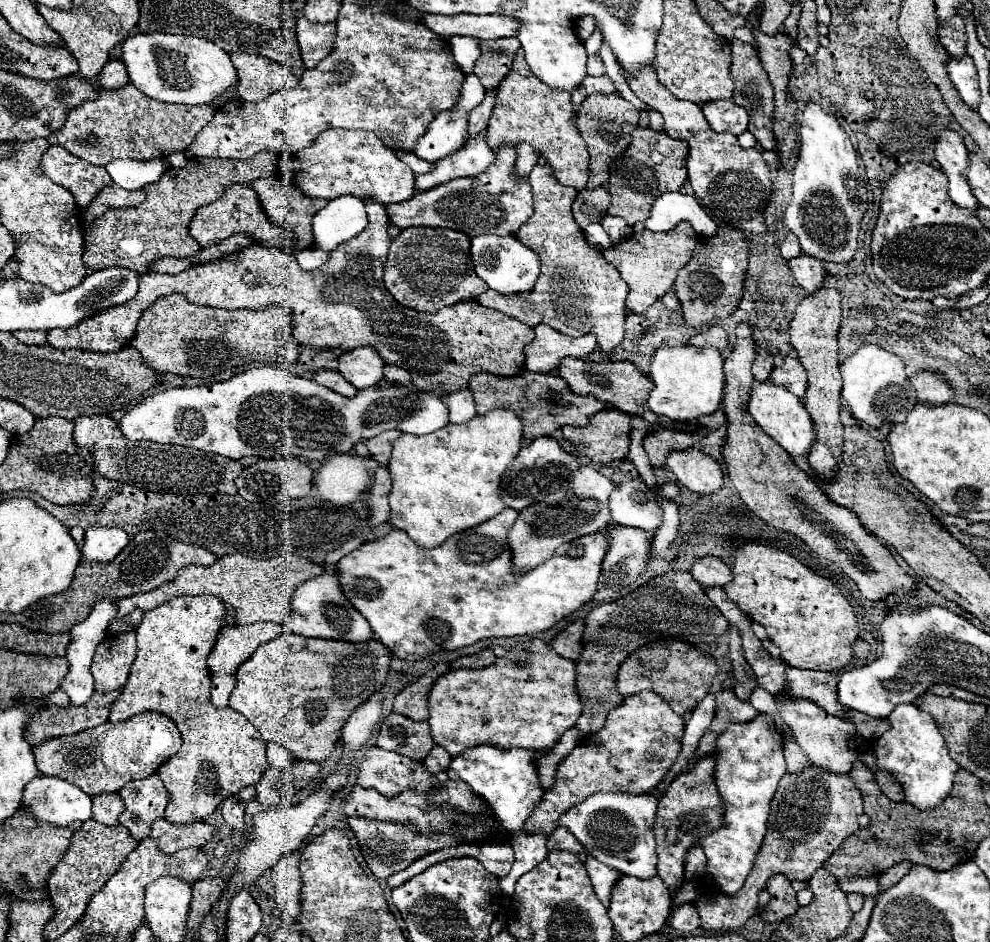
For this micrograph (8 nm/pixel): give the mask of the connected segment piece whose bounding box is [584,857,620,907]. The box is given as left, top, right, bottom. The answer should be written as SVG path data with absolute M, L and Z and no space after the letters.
M594 857L586 859L586 869L588 869L588 877L594 885L594 893L596 897L604 903L604 907L610 905L610 891L614 887L614 883L618 881L620 873L616 869L610 869L606 865L602 865L600 861L594 861Z

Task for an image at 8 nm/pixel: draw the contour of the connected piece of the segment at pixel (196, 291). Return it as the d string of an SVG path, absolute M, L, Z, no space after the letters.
M364 201L364 203L368 209L366 229L358 237L338 245L338 249L332 251L330 261L314 271L304 271L296 261L294 251L284 251L278 247L264 247L264 245L250 245L218 261L192 265L178 275L144 273L138 279L140 289L134 299L130 299L128 303L116 305L110 311L98 313L98 317L90 317L82 321L82 325L76 325L74 329L66 329L66 331L52 329L48 333L48 343L54 345L56 349L76 347L76 349L88 349L88 351L116 351L116 349L128 347L142 313L158 297L168 295L168 293L180 293L194 305L208 305L208 307L220 307L220 309L262 309L268 305L292 307L294 337L300 345L310 347L314 351L324 351L324 349L352 351L356 347L374 347L386 363L406 369L412 375L412 383L422 391L440 391L440 393L460 391L460 389L466 389L470 377L478 373L494 373L500 377L512 377L512 375L522 373L524 371L524 345L534 339L534 329L524 325L522 321L516 321L514 317L508 317L500 311L488 309L480 305L478 301L456 303L438 313L420 313L420 311L402 307L398 305L398 301L392 299L392 295L384 289L384 281L382 281L384 263L386 263L388 249L390 249L390 237L386 233L390 221L386 217L386 209L382 203L376 203L376 201Z

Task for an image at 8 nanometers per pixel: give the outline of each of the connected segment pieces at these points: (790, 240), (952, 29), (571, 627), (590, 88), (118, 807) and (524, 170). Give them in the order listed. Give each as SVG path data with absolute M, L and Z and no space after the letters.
M788 233L784 243L780 245L780 253L784 259L792 259L792 257L798 257L802 255L802 249L798 245L798 237L794 237L794 233Z
M956 15L950 25L938 23L938 35L950 57L966 55L966 29L964 29L964 19L960 15Z
M580 619L570 621L552 641L550 645L554 647L556 653L568 657L568 659L576 659L580 653L580 641L582 641L582 633L584 633L584 623Z
M586 75L584 81L582 81L582 89L588 95L592 95L592 93L606 93L608 95L608 93L616 91L612 81L608 79L608 75L602 75L602 77L590 77L590 75Z
M118 793L92 795L92 819L94 821L102 825L118 825L122 811L124 811L124 803Z
M518 145L516 147L516 163L514 163L514 177L516 179L526 179L530 171L534 169L538 161L538 153L530 149L530 145Z

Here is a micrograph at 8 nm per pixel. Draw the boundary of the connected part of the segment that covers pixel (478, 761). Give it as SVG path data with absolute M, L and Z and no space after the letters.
M478 745L478 747L466 749L464 753L452 759L448 777L452 781L464 781L474 793L484 797L492 809L496 823L506 831L516 833L524 827L526 819L534 813L534 809L542 801L540 781L534 771L536 757L538 757L538 751L528 751L528 749L502 751L492 745Z

